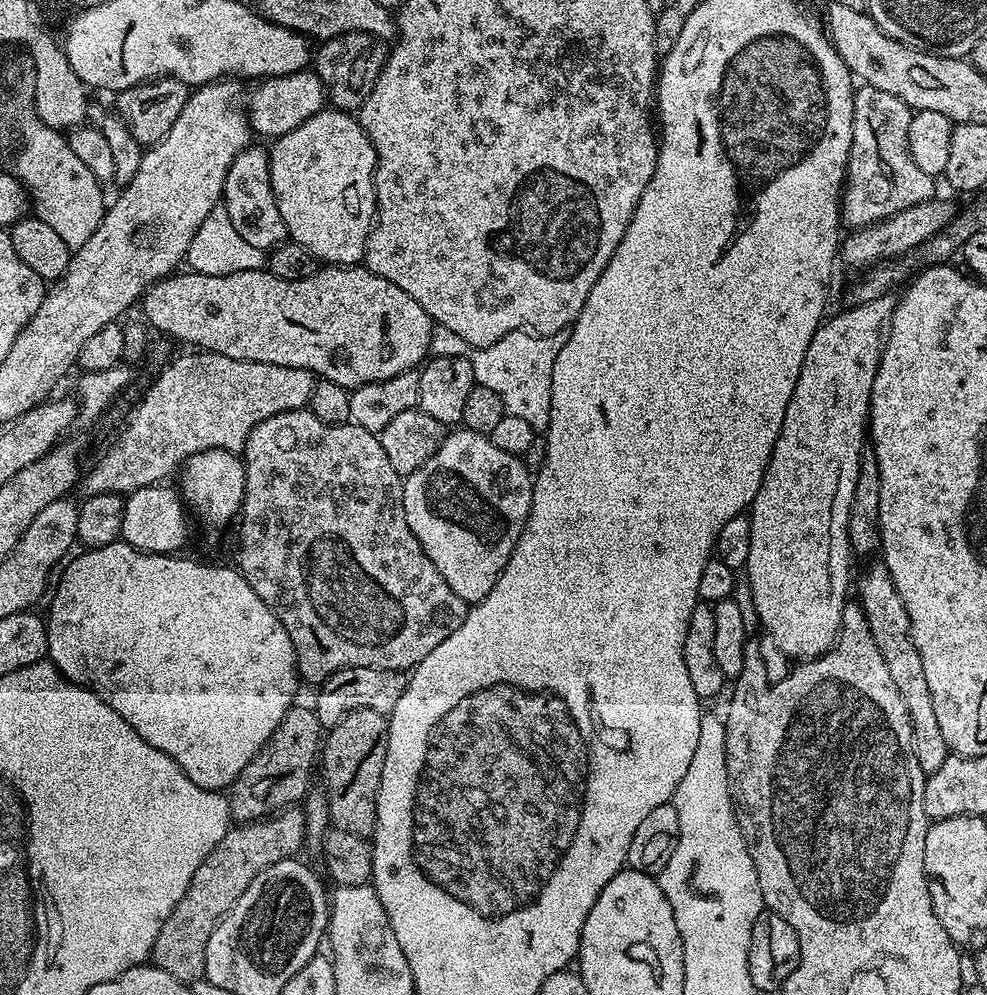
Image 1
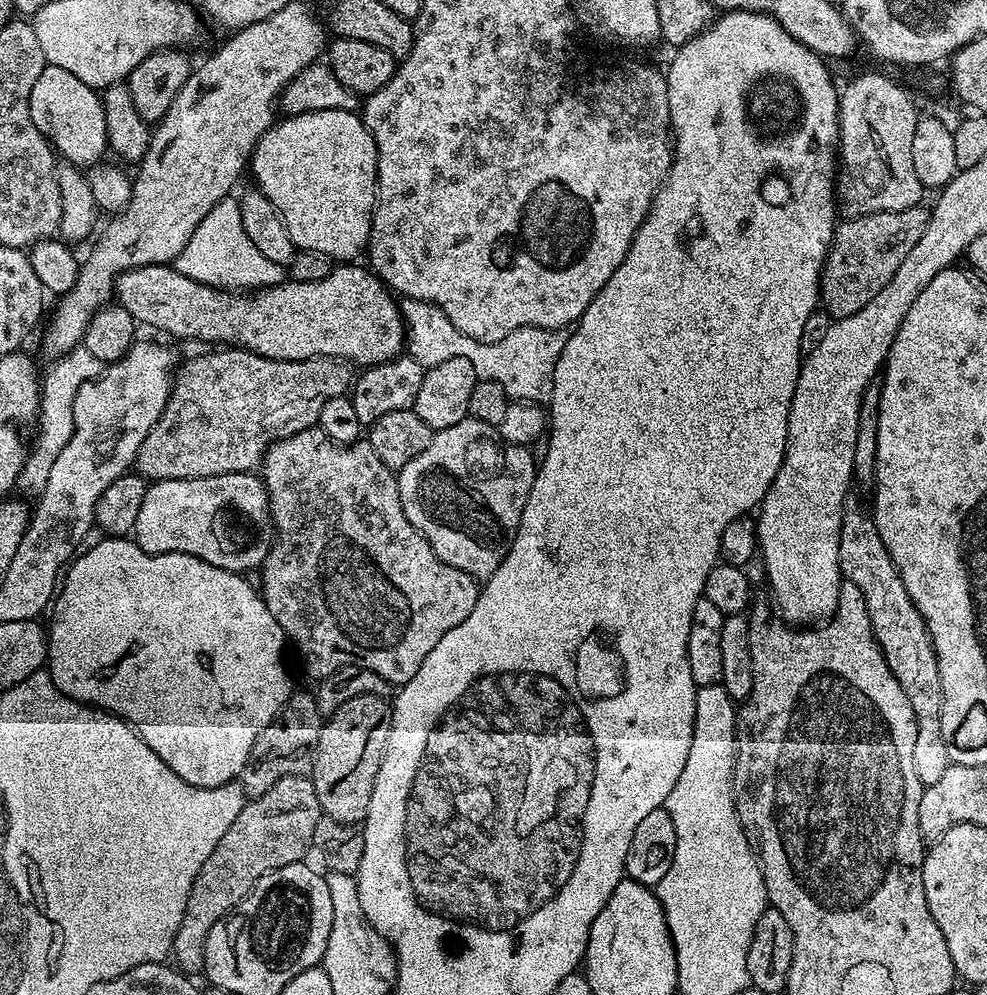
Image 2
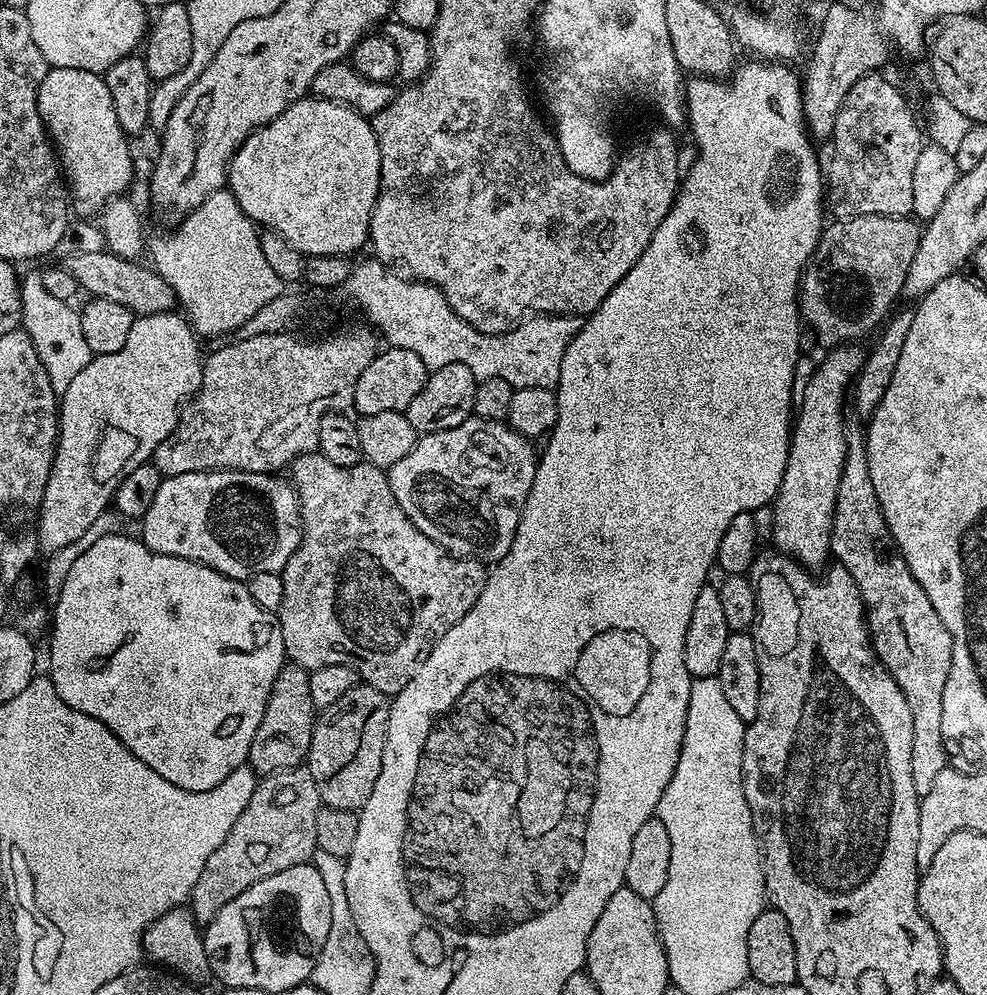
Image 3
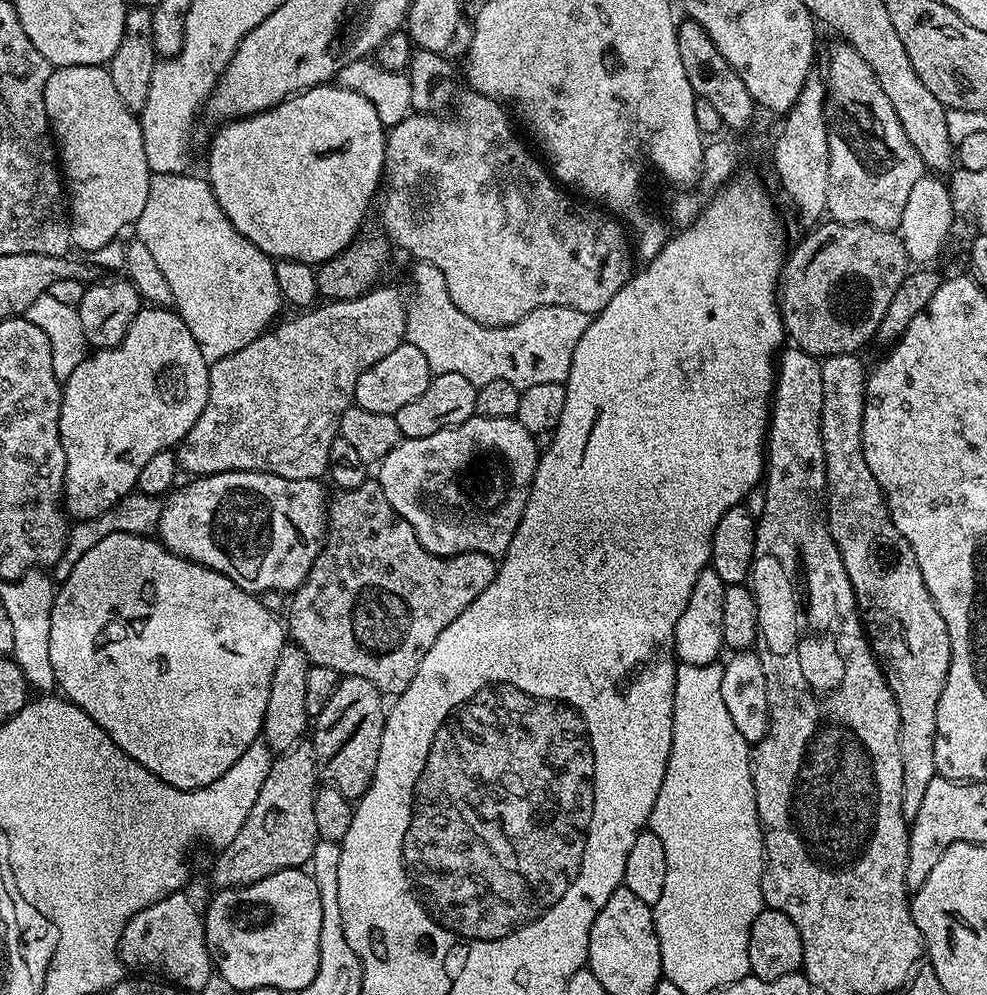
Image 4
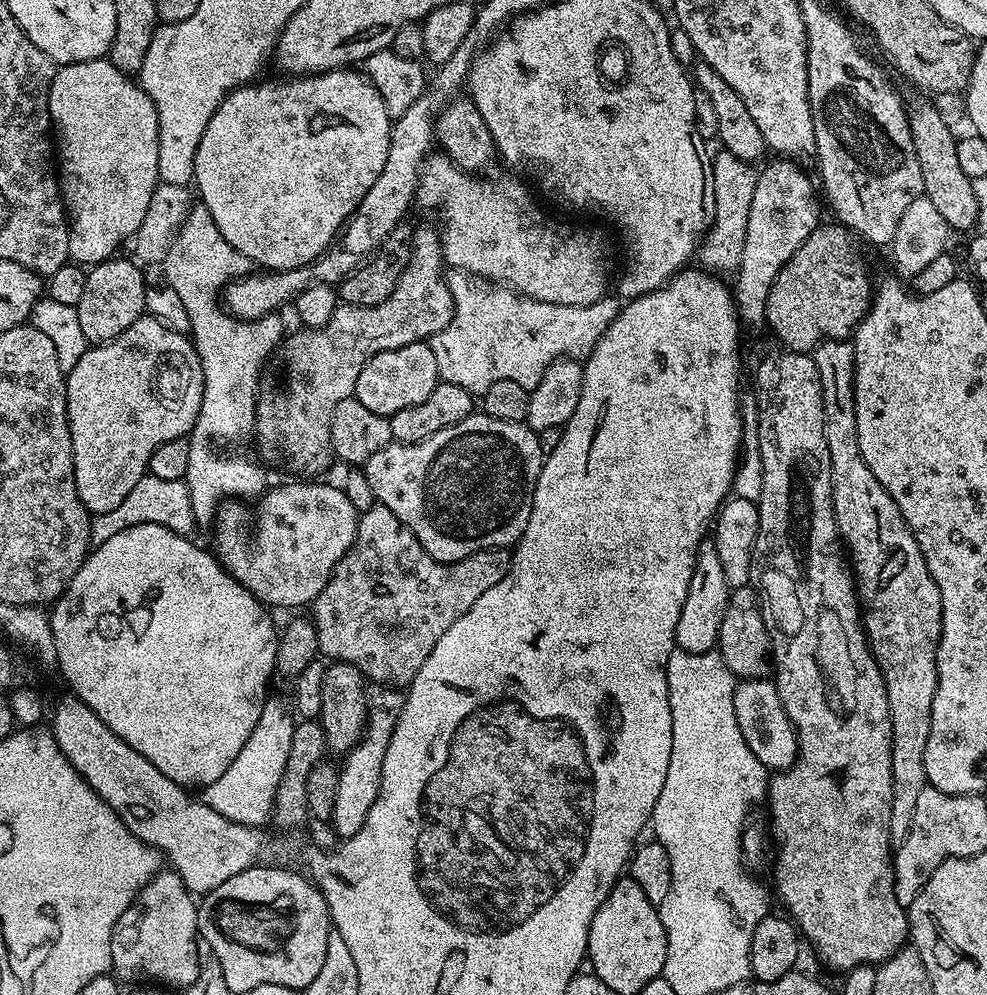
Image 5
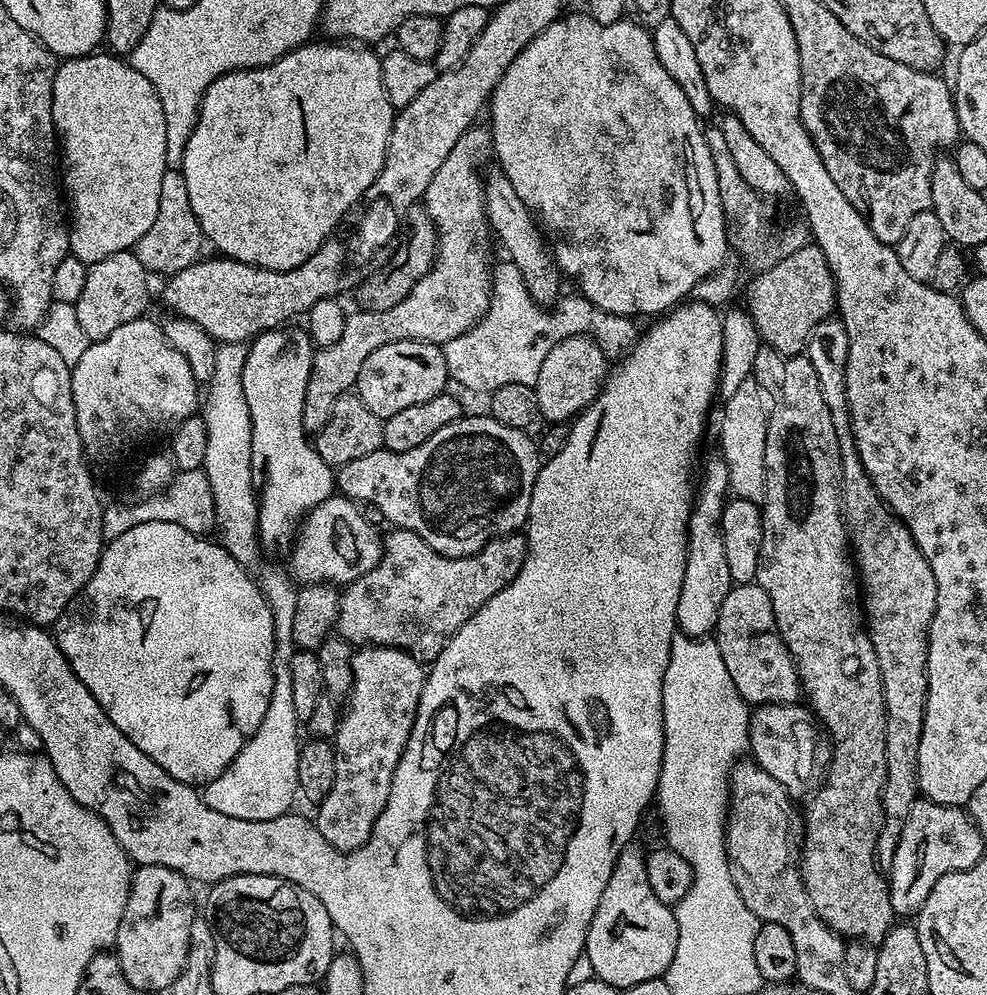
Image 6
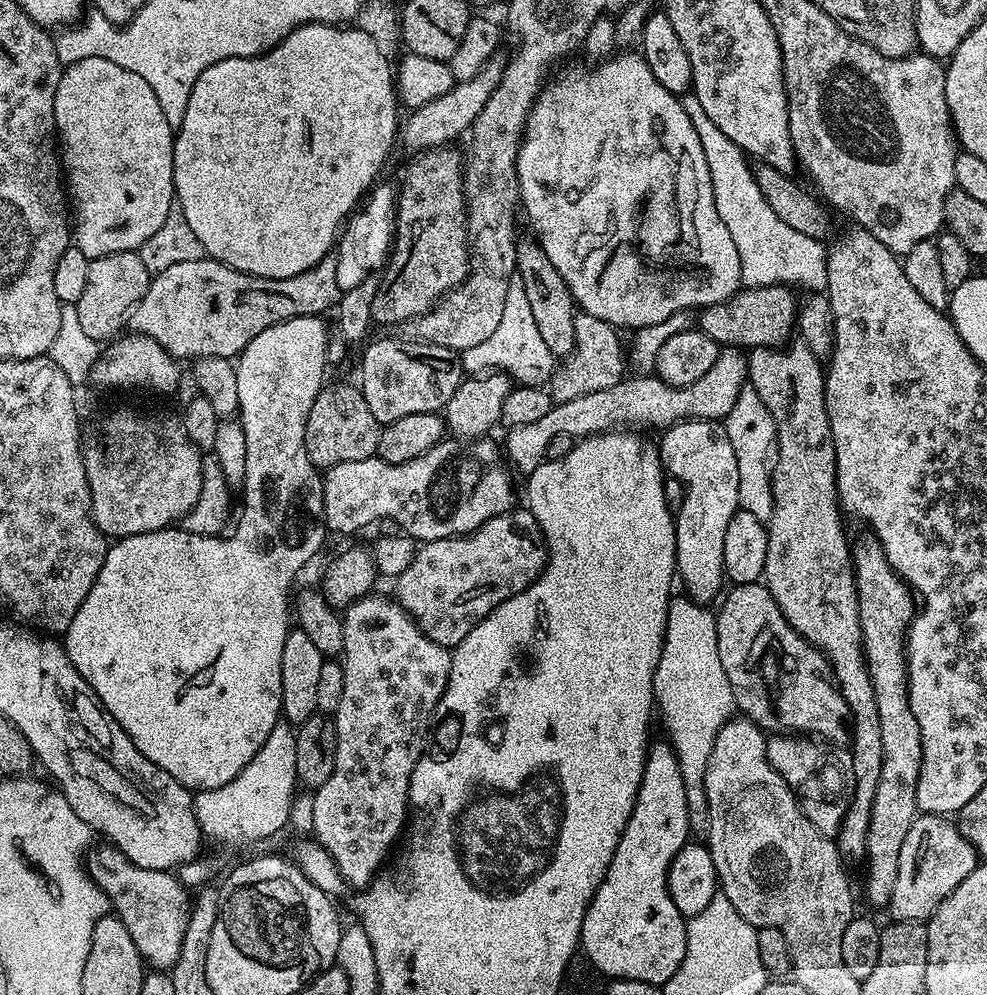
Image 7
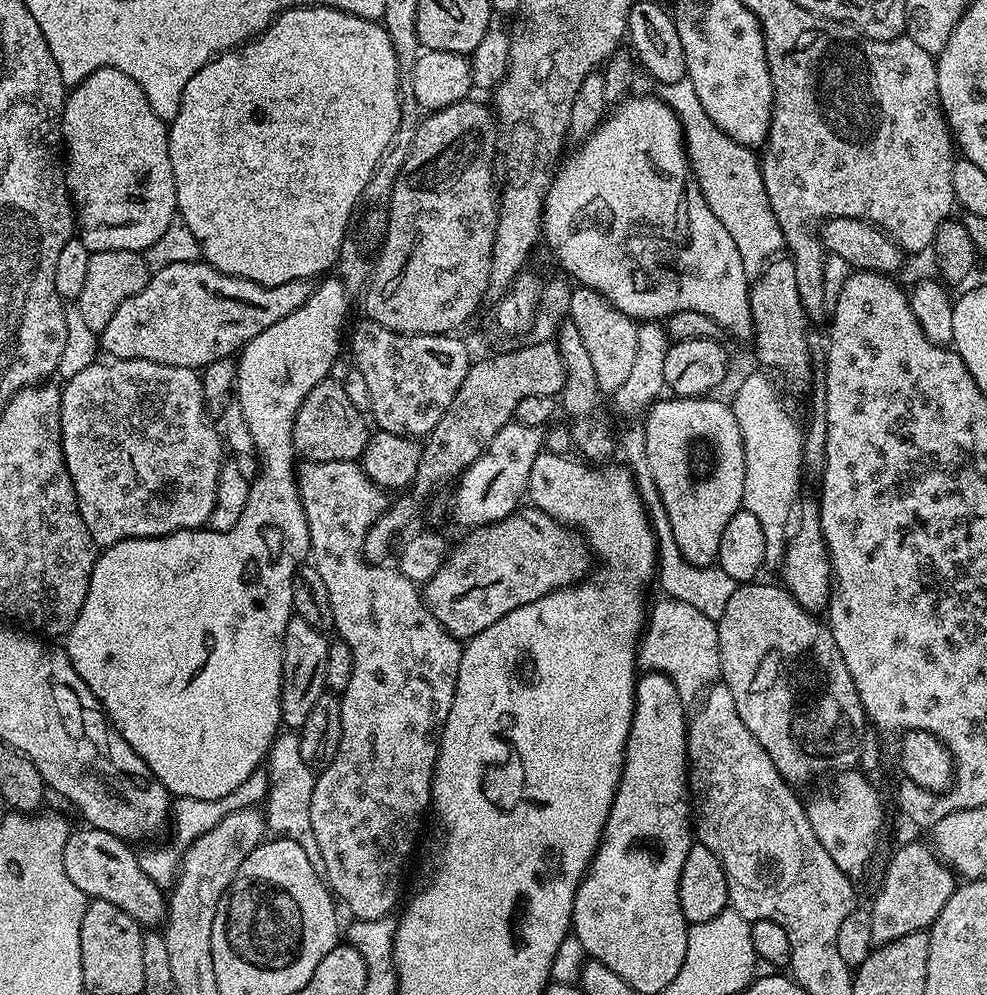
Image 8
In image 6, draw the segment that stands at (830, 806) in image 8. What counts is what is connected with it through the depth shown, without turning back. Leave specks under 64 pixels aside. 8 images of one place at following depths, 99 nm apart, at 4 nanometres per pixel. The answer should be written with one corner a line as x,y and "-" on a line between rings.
796,704
755,705
748,718
748,746
751,759
789,793
807,793
813,787
812,779
816,776
816,764
808,760
816,752
815,727
817,728
817,725
810,719
807,707

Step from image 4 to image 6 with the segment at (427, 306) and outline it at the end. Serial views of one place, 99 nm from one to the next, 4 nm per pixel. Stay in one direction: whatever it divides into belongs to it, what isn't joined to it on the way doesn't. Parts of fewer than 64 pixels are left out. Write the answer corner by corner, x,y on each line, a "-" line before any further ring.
503,263
492,268
488,313
473,328
442,346
446,370
453,385
461,384
472,392
483,394
490,394
498,386
506,386
510,382
535,385
546,354
550,354
558,342
571,336
591,336
608,358
623,357
636,345
637,321
633,317
610,314
579,294
561,295
549,310
537,304
530,290
526,290
526,282
522,282
518,266

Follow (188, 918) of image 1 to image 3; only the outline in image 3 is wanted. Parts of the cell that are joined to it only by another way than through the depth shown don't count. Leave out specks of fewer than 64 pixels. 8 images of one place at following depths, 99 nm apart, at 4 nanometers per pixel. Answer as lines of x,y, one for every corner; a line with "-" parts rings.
297,766
265,775
257,783
250,802
246,802
246,810
238,814
238,822
230,826
226,842
206,858
206,866
202,866
198,882
194,882
190,911
196,923
208,925
226,902
234,902
254,882
262,882
270,874
282,874
290,866
309,863
318,851
314,826
321,807
318,786
314,786
307,767

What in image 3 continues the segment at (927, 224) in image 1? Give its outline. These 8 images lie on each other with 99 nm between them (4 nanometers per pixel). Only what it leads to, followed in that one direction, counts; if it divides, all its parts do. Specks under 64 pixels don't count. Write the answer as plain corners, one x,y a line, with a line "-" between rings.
866,214
833,219
821,231
818,246
804,267
804,275
800,277
800,314
803,323
807,327
809,324
827,346
856,342
861,339
859,336
866,335
868,331
871,333
893,311
892,299
904,291
904,279
910,270
910,262
914,262
921,231
921,225
908,216

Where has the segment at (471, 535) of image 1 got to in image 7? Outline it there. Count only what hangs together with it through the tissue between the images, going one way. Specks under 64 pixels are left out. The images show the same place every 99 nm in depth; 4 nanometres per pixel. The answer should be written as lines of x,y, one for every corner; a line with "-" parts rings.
445,438
426,450
426,454
401,464
391,464
377,455
358,462
338,462
338,466
327,469
322,476
324,523
329,533
356,532
375,520
392,519
400,527
397,529
406,530
407,535
424,542
467,536
490,518
512,511
517,503
512,476
513,469
506,463
501,445
492,438

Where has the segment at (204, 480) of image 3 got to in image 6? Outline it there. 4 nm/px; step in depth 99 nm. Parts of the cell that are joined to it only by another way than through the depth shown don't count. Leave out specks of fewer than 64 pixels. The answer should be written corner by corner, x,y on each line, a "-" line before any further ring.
333,494
322,503
315,504
309,512
301,519
298,525
300,541
292,548
292,572
290,576
293,581
305,584
327,584
331,582
336,586
347,586
362,574
374,570
374,566
380,564
384,553
384,542
380,528
370,526
366,522
363,511
353,501
343,494

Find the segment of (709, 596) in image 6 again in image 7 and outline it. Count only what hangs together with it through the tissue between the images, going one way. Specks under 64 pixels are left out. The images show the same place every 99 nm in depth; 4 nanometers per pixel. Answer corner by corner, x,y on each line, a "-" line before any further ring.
682,420
661,436
664,437
658,440
658,447
665,473
669,477
677,476
684,483
684,501
674,516
678,580
684,583
683,591
692,600
708,606
721,595
720,587
726,584
722,549
726,526
730,526
730,518
740,511
738,458
734,458
730,434
726,434
723,423
714,420

